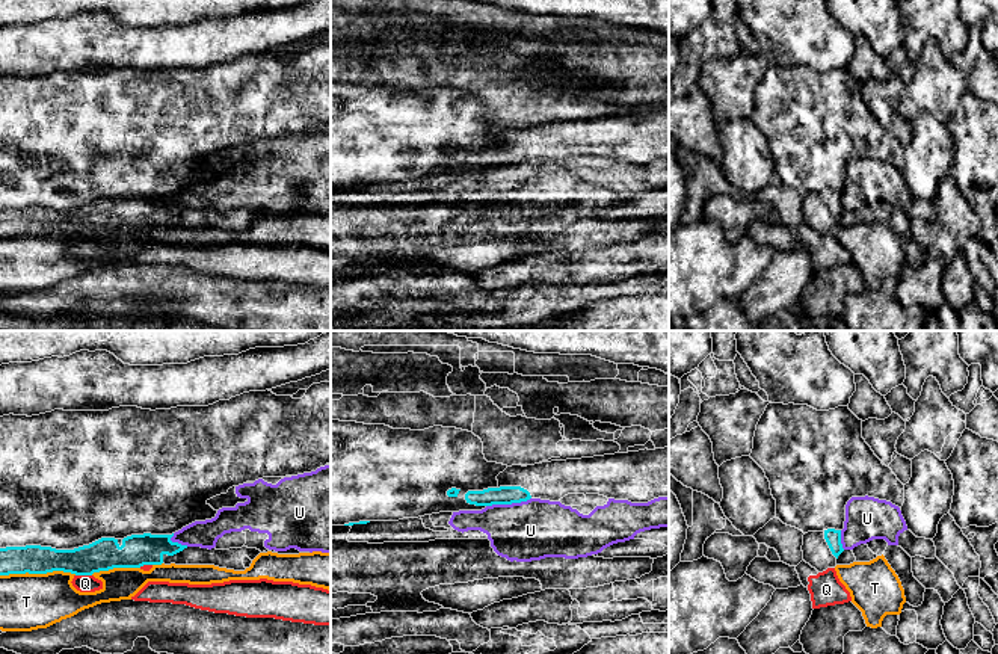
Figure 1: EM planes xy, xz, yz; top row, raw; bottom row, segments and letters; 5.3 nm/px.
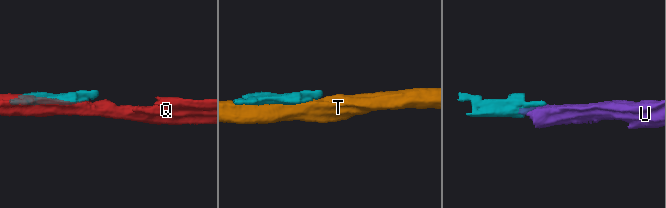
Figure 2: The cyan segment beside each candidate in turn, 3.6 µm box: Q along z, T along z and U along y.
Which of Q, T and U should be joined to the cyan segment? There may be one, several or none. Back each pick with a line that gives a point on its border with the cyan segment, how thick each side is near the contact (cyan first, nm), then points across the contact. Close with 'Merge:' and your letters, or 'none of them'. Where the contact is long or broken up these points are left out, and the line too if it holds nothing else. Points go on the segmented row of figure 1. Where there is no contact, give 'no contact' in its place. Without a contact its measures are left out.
Merge: none of them

